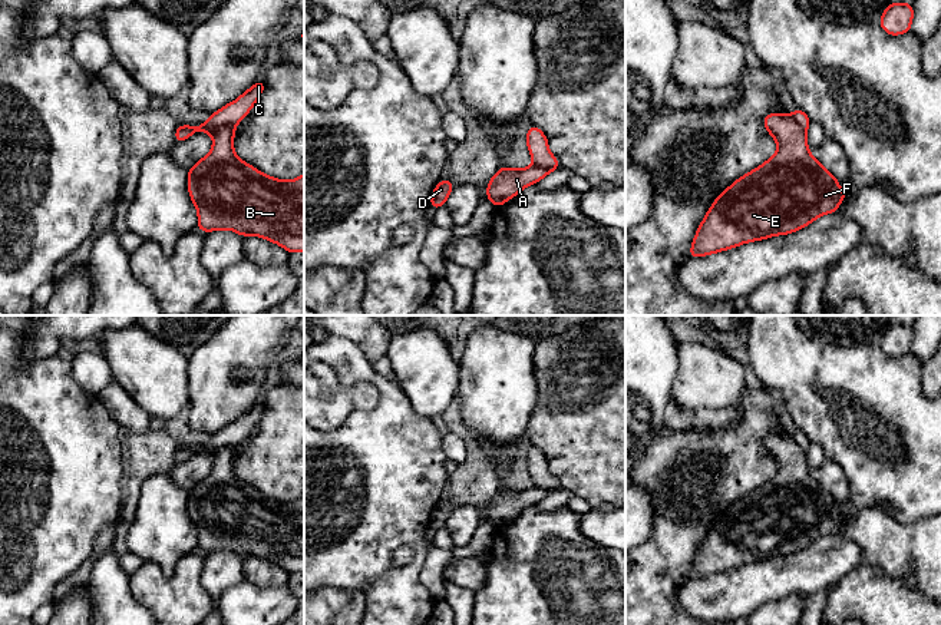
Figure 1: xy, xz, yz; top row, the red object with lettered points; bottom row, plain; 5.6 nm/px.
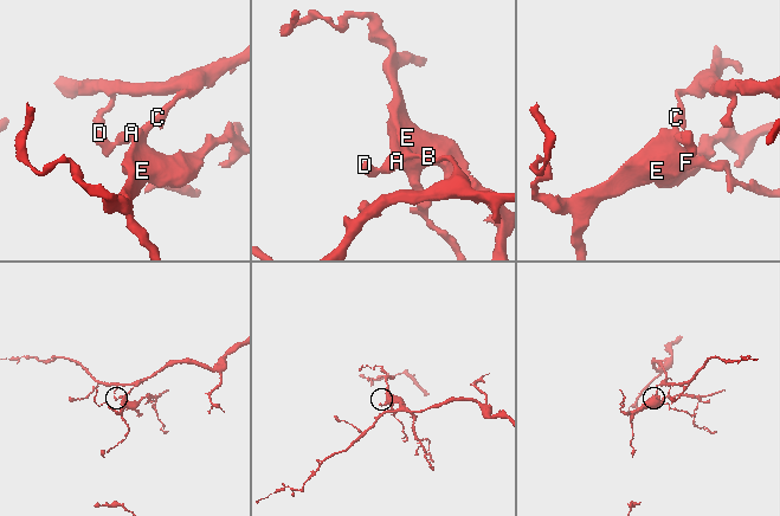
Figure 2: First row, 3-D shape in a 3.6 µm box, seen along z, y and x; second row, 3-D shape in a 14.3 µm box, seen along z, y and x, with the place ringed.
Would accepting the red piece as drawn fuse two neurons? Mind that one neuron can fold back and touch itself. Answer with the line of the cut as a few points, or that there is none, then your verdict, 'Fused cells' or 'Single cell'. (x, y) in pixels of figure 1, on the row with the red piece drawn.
Split along xy (234, 123), (218, 126), (211, 134). Fused cells

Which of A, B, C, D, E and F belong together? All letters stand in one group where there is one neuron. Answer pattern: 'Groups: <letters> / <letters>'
Groups: A C D / B E F

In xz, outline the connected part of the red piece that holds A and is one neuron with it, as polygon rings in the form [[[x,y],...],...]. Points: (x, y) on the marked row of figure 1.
[[[501,166],[492,176],[485,192],[496,208],[518,195],[525,186],[538,183],[544,176],[557,169],[545,169],[541,166],[508,169]]]

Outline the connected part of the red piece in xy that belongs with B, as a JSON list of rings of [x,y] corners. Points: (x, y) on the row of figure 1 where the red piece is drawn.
[[[224,125],[212,133],[211,152],[188,171],[188,192],[198,211],[198,229],[205,232],[232,229],[238,235],[255,235],[281,245],[290,254],[304,252],[304,173],[294,181],[281,181],[261,173],[234,152],[235,125]]]

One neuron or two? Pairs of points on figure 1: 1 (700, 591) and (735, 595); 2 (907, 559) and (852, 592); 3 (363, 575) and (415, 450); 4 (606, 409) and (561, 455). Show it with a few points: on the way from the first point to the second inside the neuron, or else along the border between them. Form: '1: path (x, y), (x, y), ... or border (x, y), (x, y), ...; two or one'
1: path (709, 595), (726, 597); one
2: border (862, 564), (878, 568), (914, 589); two
3: path (363, 544), (366, 501), (383, 482); one
4: path (596, 420), (573, 443); one

